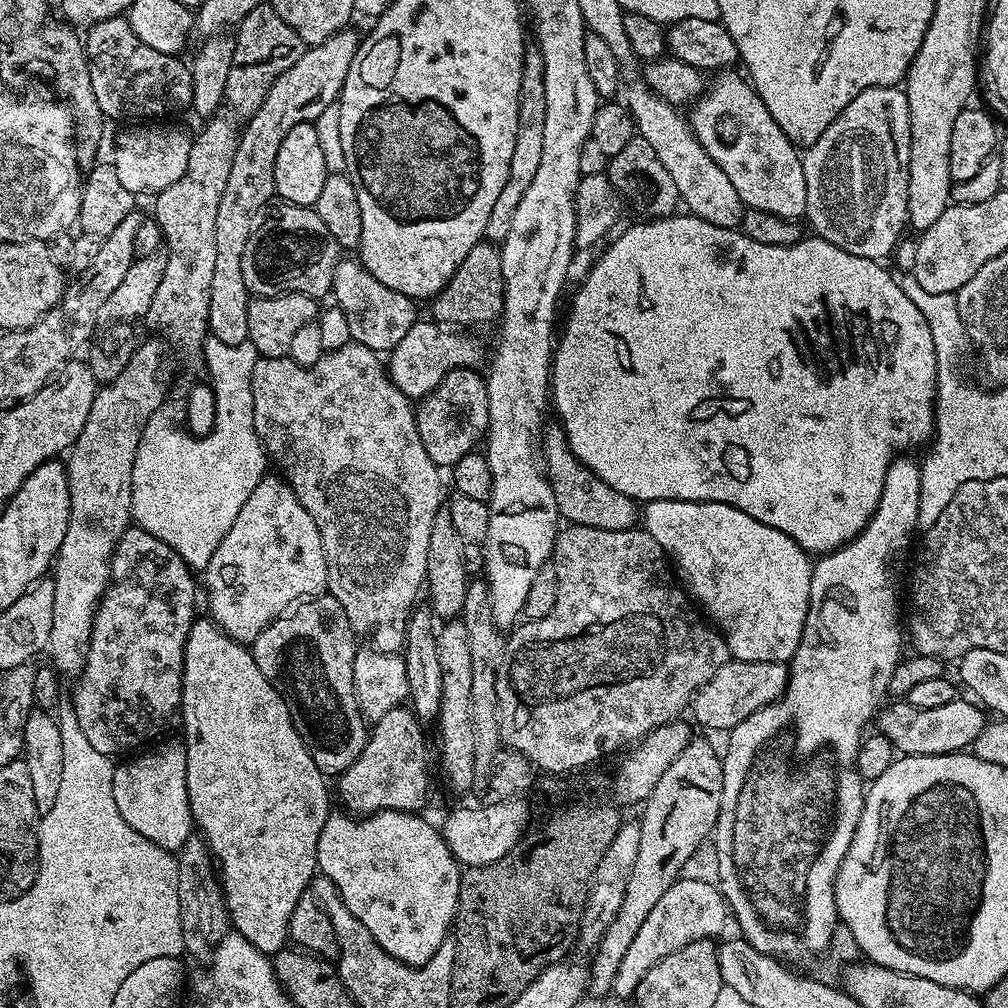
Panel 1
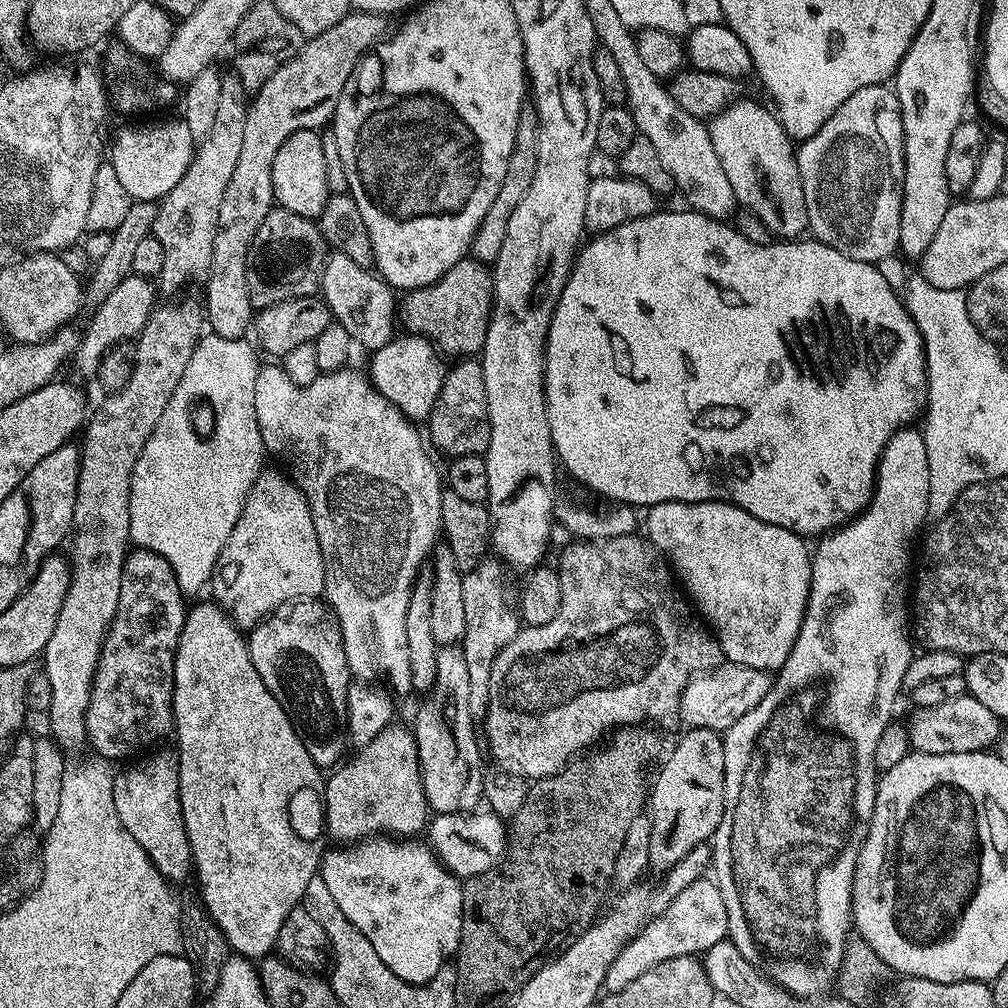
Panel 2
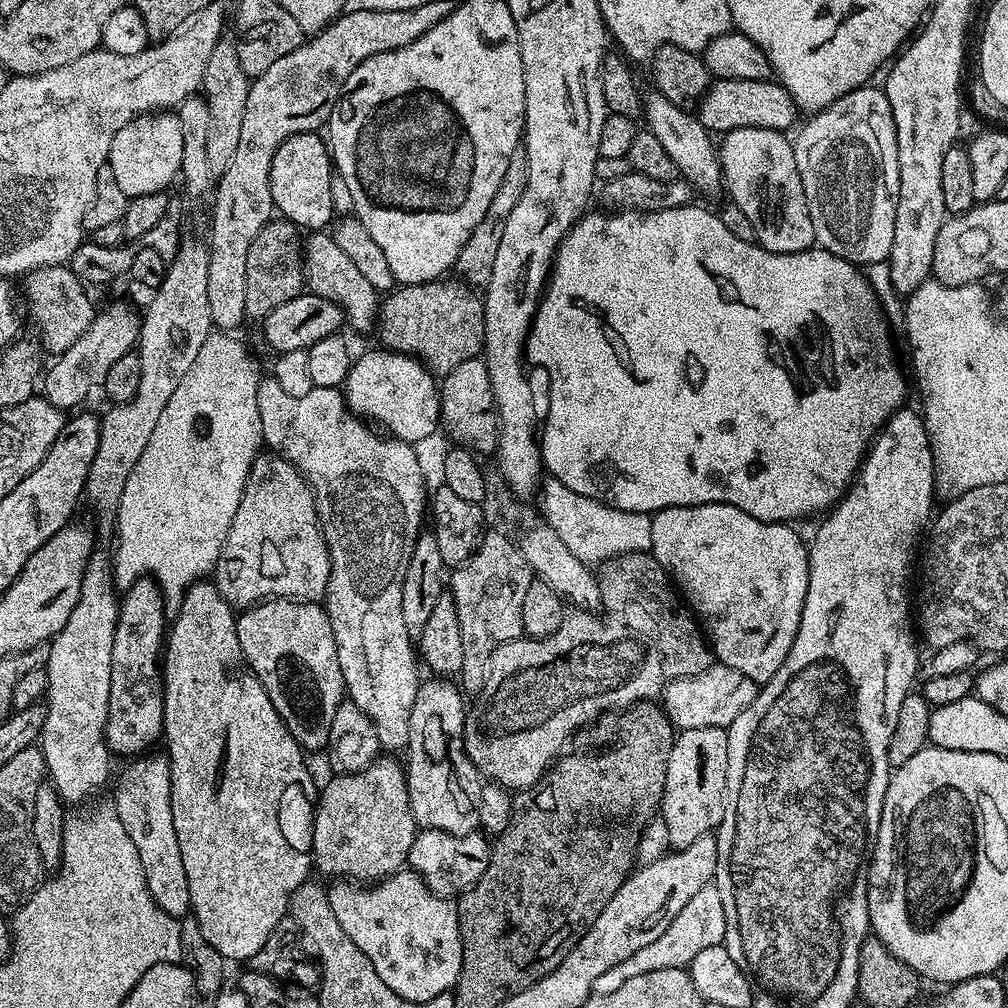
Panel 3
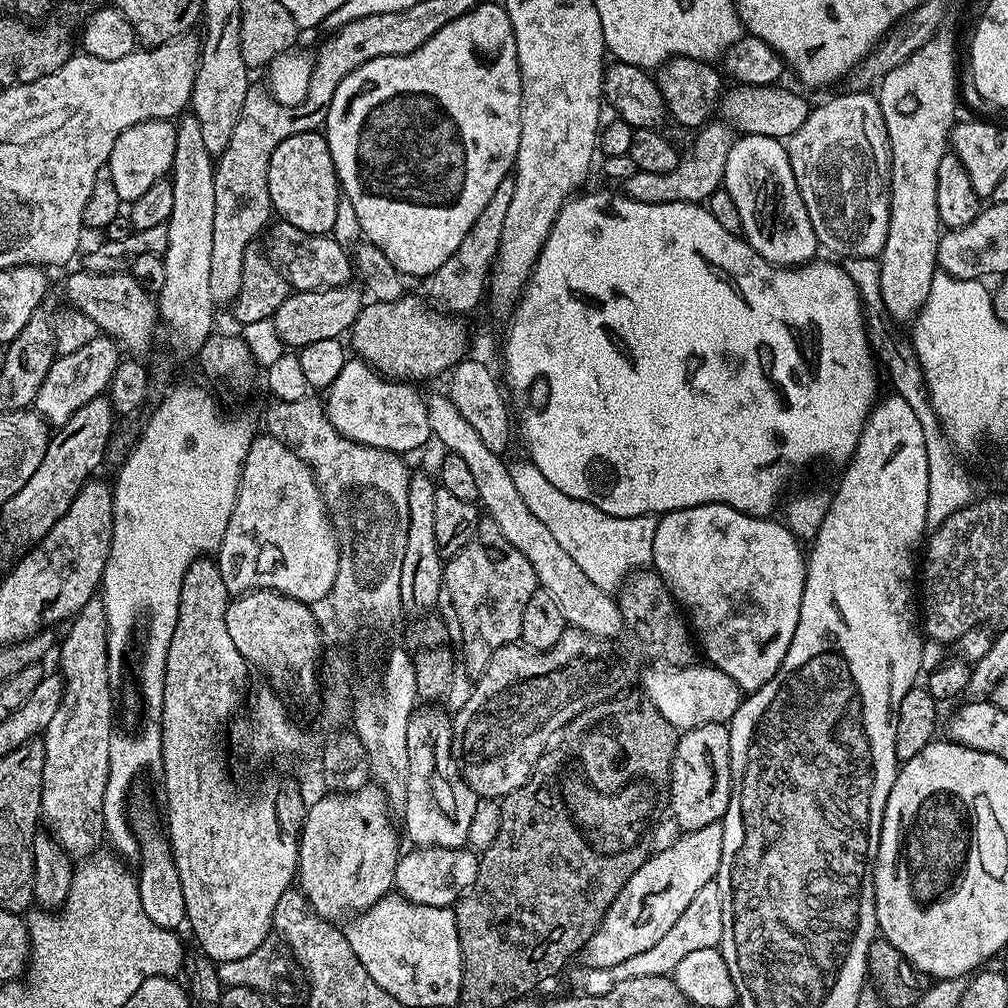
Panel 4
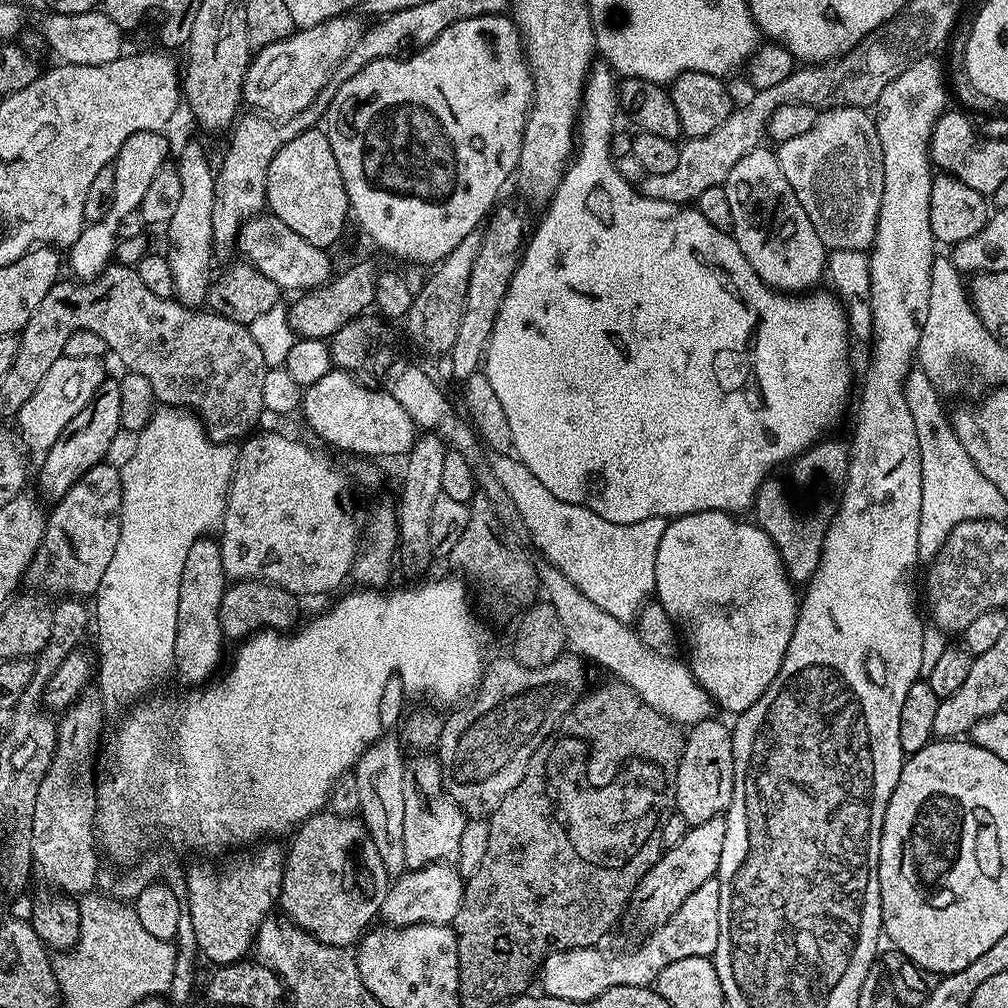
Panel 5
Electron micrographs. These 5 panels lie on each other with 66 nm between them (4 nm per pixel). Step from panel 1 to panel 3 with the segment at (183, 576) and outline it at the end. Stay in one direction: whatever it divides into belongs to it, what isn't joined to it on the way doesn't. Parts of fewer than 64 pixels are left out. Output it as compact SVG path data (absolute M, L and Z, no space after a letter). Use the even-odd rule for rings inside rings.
M138 578L119 601L120 617L114 630L110 666L110 706L104 740L109 753L135 758L147 753L164 730L164 677L162 649L166 644L166 605L160 587L151 578Z

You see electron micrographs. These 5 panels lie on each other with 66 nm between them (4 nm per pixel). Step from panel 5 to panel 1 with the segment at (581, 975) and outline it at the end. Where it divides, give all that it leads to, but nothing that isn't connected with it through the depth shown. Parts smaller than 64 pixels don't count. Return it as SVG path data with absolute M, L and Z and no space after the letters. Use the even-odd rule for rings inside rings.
M681 878L658 898L658 906L646 914L646 922L634 934L634 942L626 950L626 958L622 958L622 966L618 966L618 974L614 978L611 995L633 997L638 982L646 978L646 974L666 954L674 954L674 950L682 950L695 940L710 940L719 937L724 923L729 923L730 909L724 903L724 895L720 893L715 883L707 884L704 880L687 880Z

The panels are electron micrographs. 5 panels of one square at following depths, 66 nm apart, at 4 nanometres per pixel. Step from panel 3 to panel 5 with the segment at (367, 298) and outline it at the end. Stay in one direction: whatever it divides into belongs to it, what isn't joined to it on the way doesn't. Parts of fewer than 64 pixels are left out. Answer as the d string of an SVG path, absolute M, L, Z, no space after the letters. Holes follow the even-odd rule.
M261 214L251 216L243 226L240 227L240 239L238 241L238 252L243 259L252 264L270 282L274 282L285 293L303 294L309 290L315 290L327 285L333 279L332 260L325 249L314 246L302 238L302 234L294 234L286 222L282 222L277 216Z

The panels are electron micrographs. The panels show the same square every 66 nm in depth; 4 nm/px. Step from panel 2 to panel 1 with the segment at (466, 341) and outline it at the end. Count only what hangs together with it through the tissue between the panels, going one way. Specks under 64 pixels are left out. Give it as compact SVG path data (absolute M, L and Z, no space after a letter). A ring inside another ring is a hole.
M481 242L462 258L462 266L446 282L446 286L431 301L431 315L445 326L455 326L460 330L476 330L479 324L499 321L504 308L504 278L502 258L495 243Z

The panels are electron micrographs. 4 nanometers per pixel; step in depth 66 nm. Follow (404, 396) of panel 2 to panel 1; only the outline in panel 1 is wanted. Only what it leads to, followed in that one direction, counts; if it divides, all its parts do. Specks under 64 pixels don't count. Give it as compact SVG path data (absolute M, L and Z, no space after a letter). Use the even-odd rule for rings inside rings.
M417 319L416 324L410 326L406 338L394 346L386 360L386 371L394 386L398 386L398 390L402 390L402 394L409 398L426 397L444 381L447 372L453 372L456 368L476 368L486 360L484 344L476 334L468 330L453 330L435 319L427 319Z

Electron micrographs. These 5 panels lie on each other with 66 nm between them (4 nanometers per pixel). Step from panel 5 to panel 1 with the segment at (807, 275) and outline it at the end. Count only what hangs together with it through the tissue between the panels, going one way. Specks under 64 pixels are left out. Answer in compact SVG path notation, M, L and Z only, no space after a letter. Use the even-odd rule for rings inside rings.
M736 70L721 71L715 77L717 80L713 84L711 81L699 100L691 105L687 113L688 122L702 142L706 154L710 154L710 158L714 158L718 166L722 166L722 174L726 174L734 190L738 190L738 198L745 209L753 208L766 214L781 216L783 220L799 221L806 213L806 174L801 153L797 145L790 138L786 138L786 134L782 134L778 122L774 122L770 110L766 110L756 89L741 73L740 76Z

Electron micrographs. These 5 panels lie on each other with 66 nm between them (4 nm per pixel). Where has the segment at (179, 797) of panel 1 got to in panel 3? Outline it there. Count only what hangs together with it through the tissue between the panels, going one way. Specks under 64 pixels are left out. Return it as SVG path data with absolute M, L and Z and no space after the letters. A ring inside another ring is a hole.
M141 754L125 763L128 765L121 770L110 800L122 826L126 826L126 834L130 834L130 842L138 850L138 858L142 858L150 898L166 914L184 918L192 903L182 867L182 850L178 850L178 834L174 834L174 814L170 814L170 766L167 755L152 755Z

